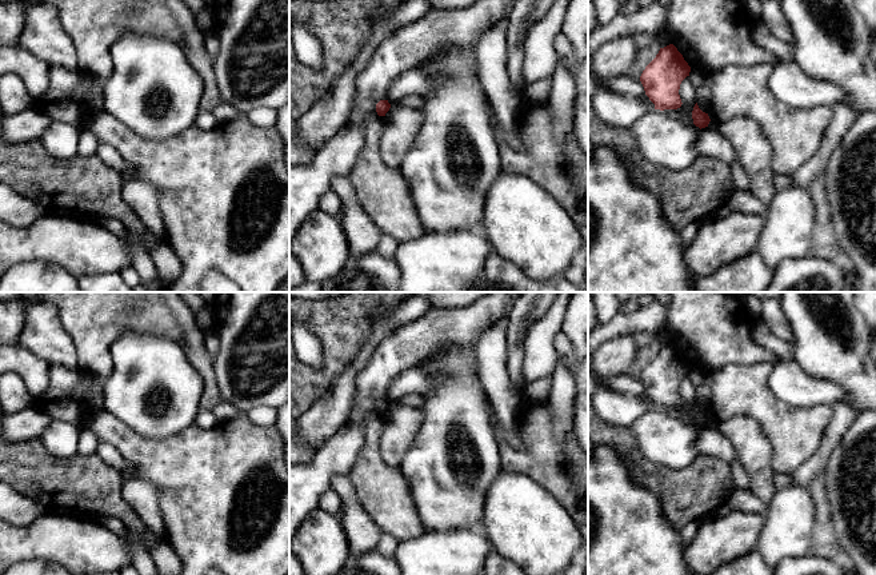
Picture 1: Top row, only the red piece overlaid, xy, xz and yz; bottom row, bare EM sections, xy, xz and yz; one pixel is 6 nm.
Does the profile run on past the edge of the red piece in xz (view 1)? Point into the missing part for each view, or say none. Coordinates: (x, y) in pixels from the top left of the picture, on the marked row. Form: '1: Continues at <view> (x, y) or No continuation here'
1: No continuation here

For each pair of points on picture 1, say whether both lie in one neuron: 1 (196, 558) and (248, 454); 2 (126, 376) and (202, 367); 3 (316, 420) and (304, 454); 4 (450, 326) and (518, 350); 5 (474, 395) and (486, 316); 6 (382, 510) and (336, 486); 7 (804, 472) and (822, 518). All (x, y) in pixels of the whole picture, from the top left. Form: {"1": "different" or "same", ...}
{"1": "same", "2": "different", "3": "different", "4": "different", "5": "different", "6": "different", "7": "different"}

